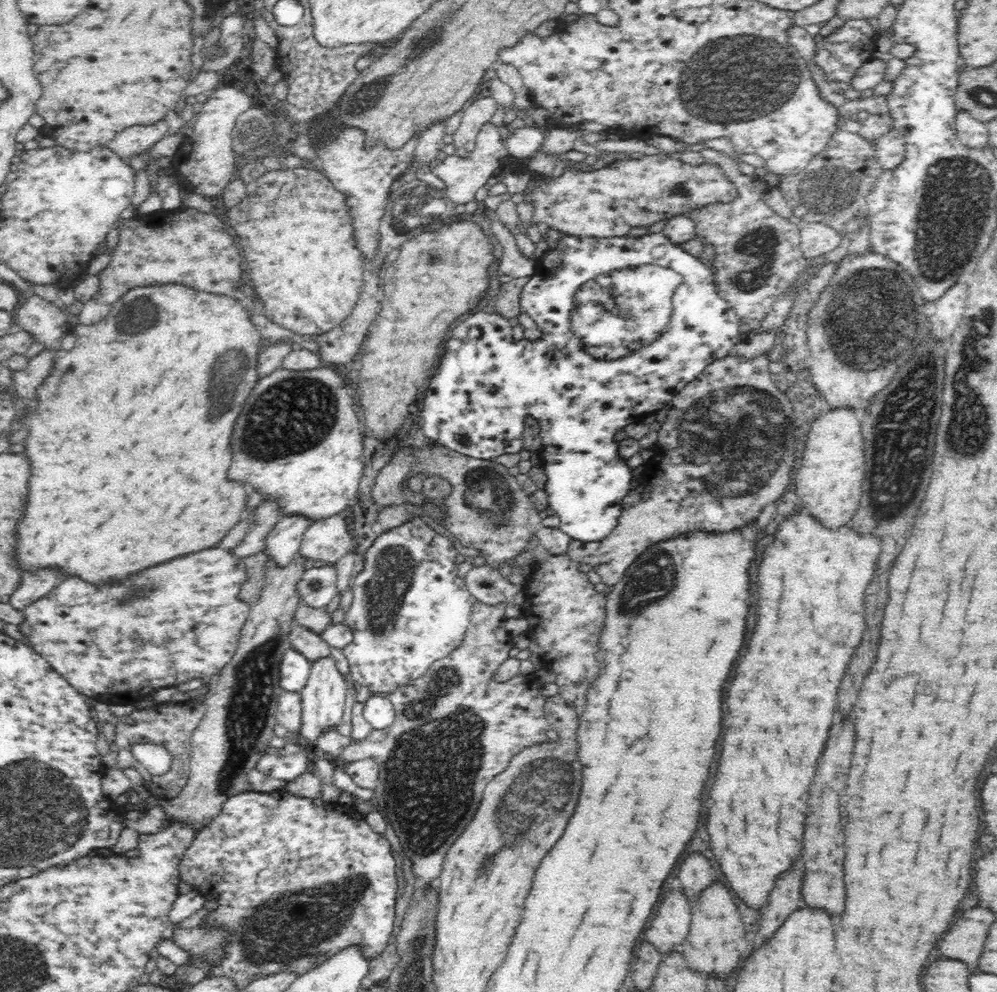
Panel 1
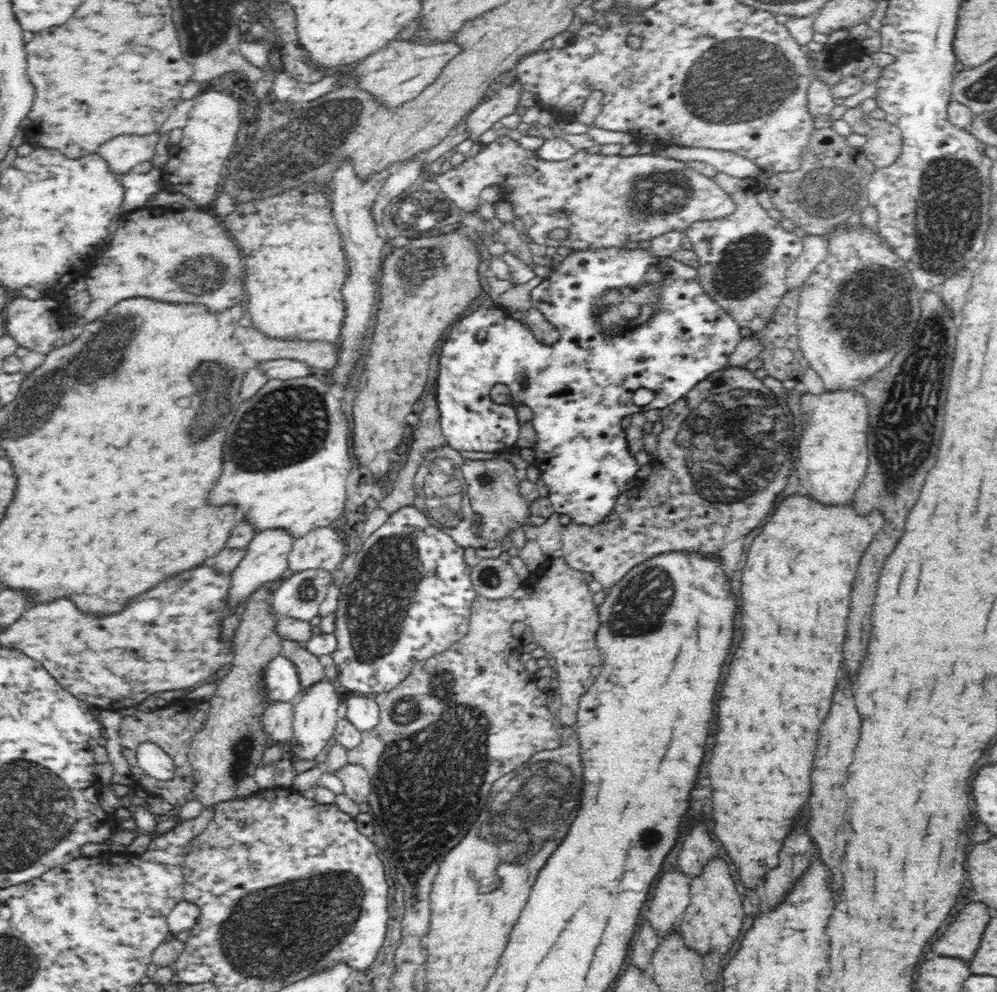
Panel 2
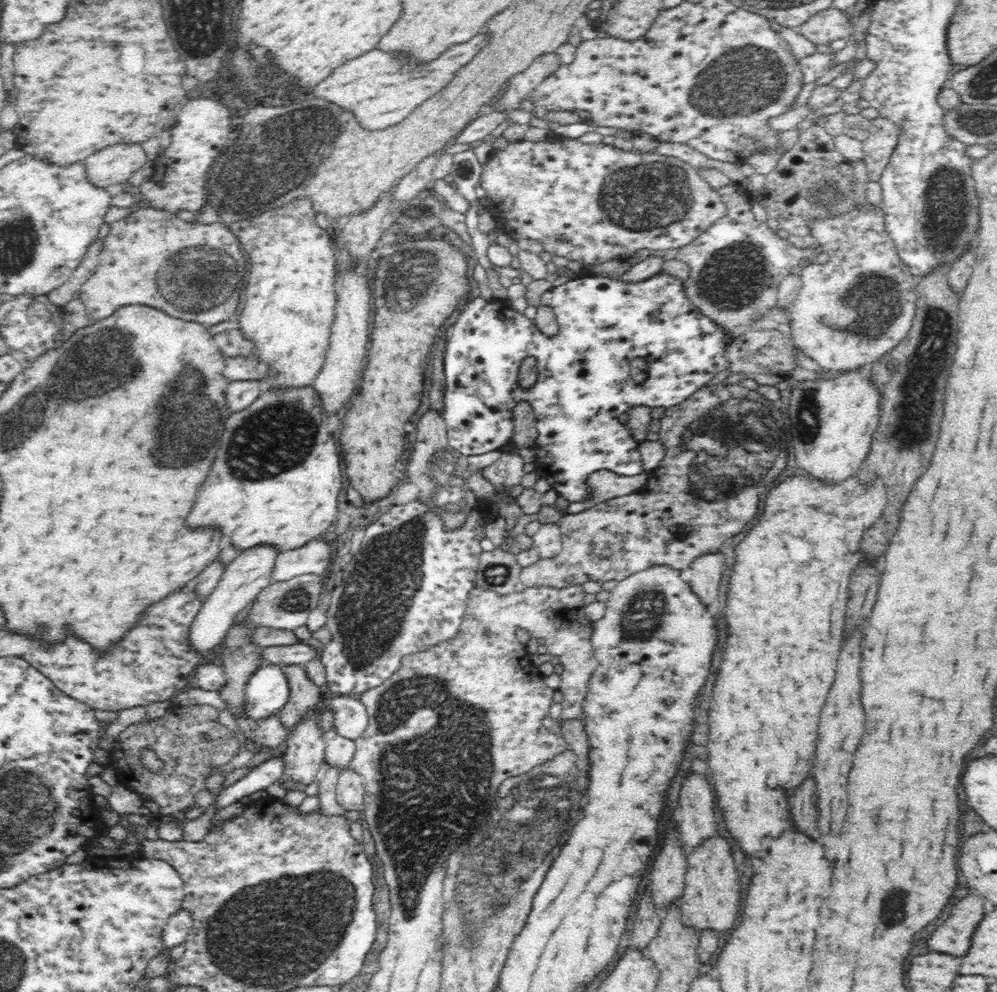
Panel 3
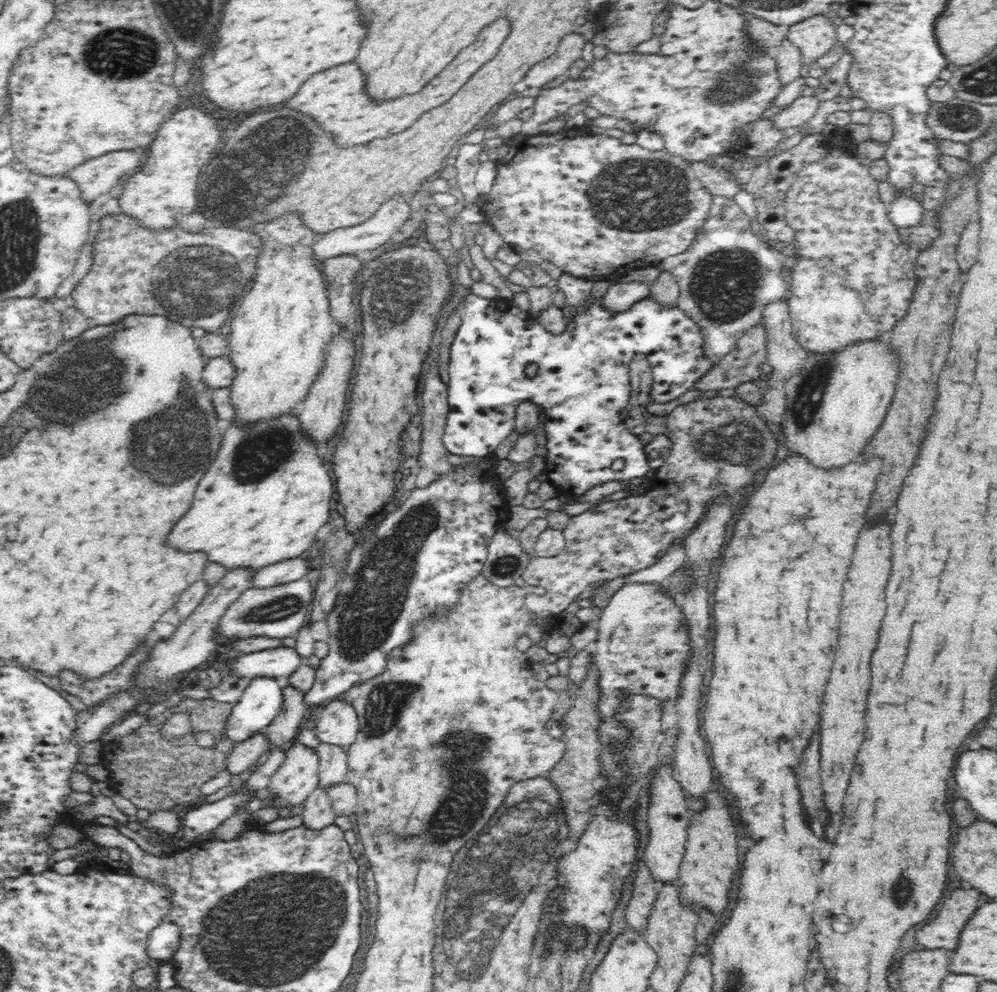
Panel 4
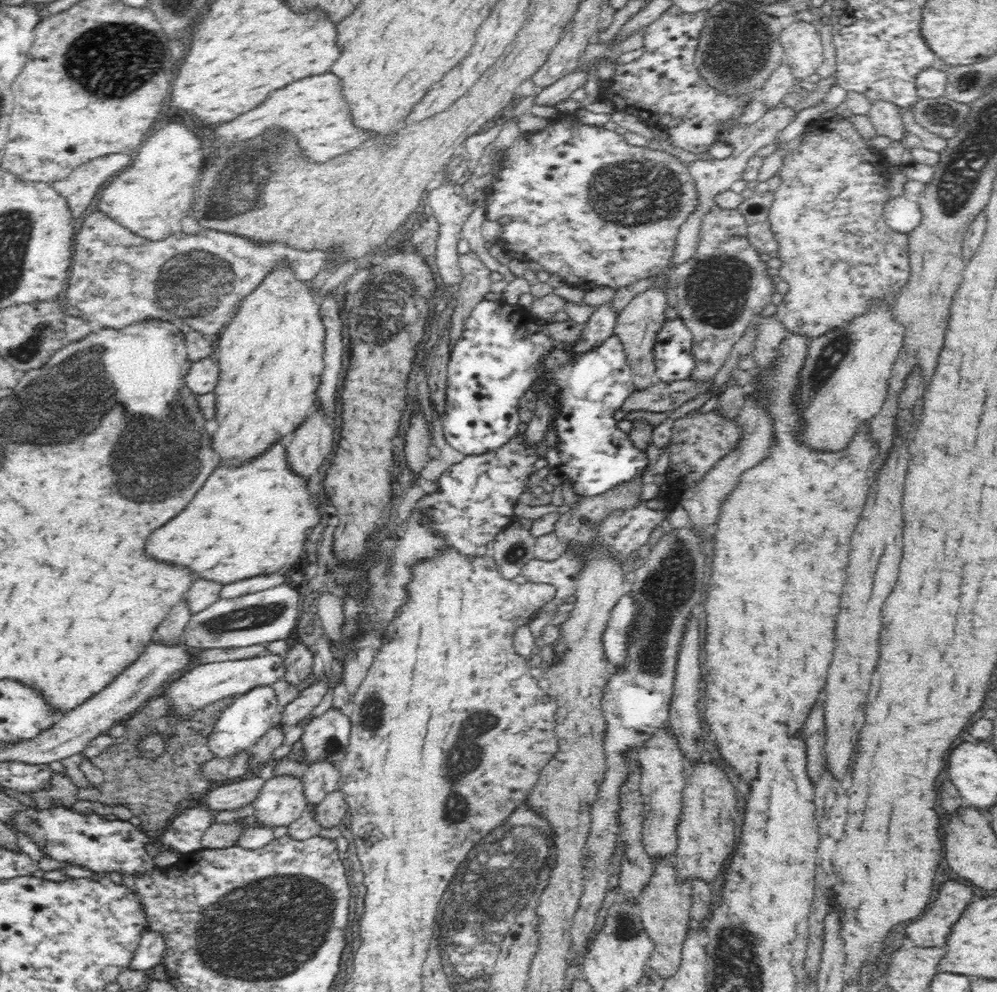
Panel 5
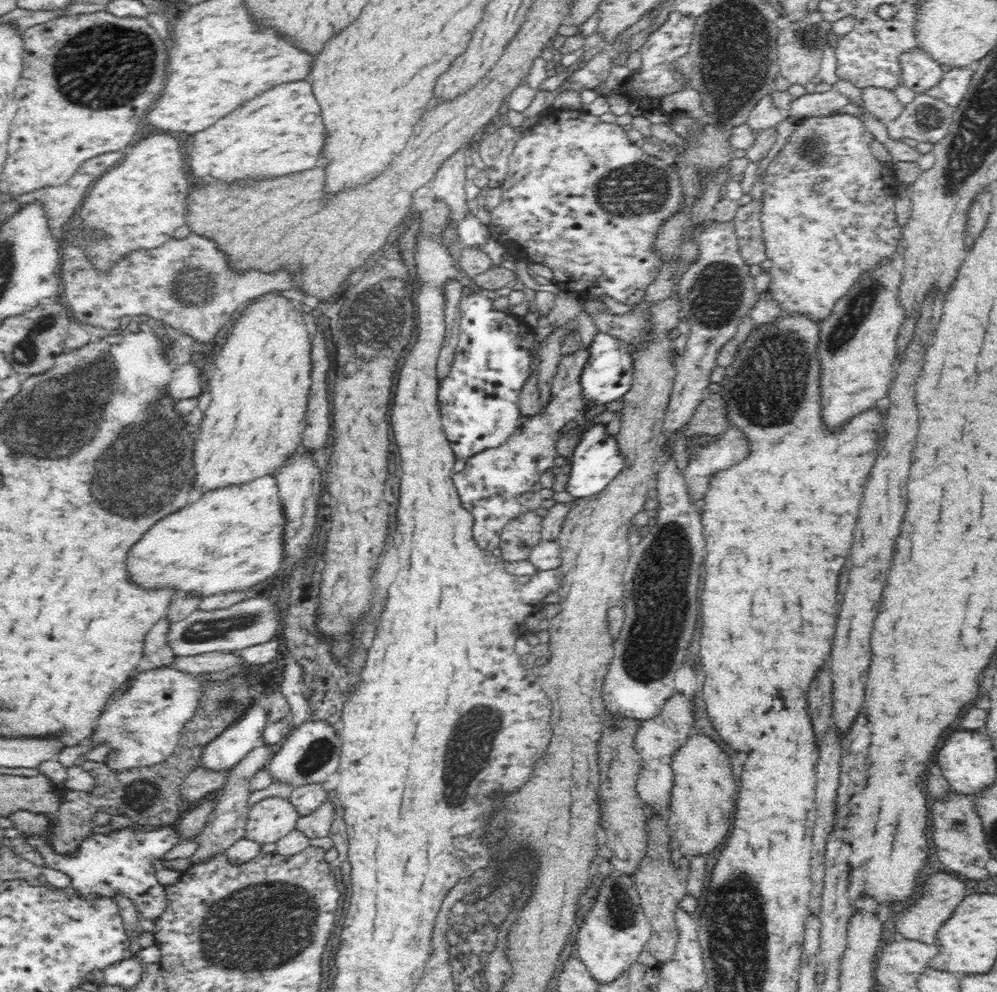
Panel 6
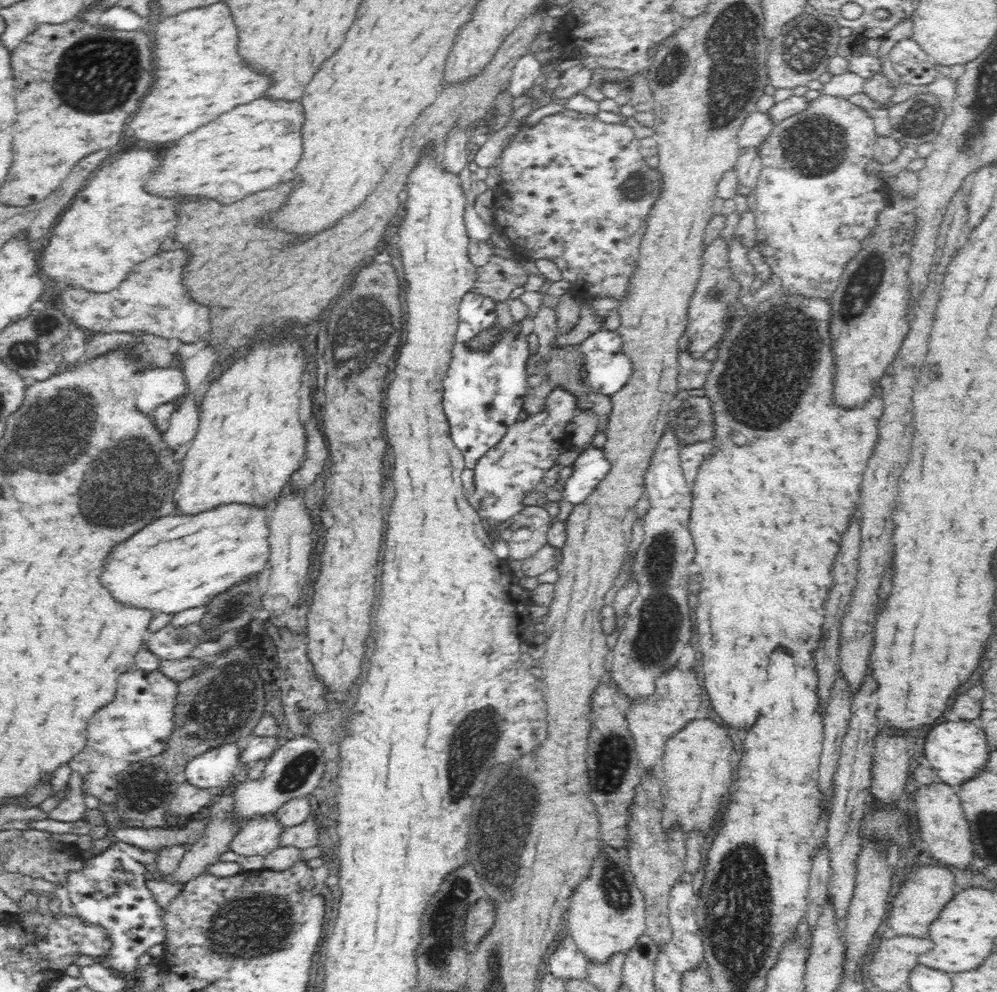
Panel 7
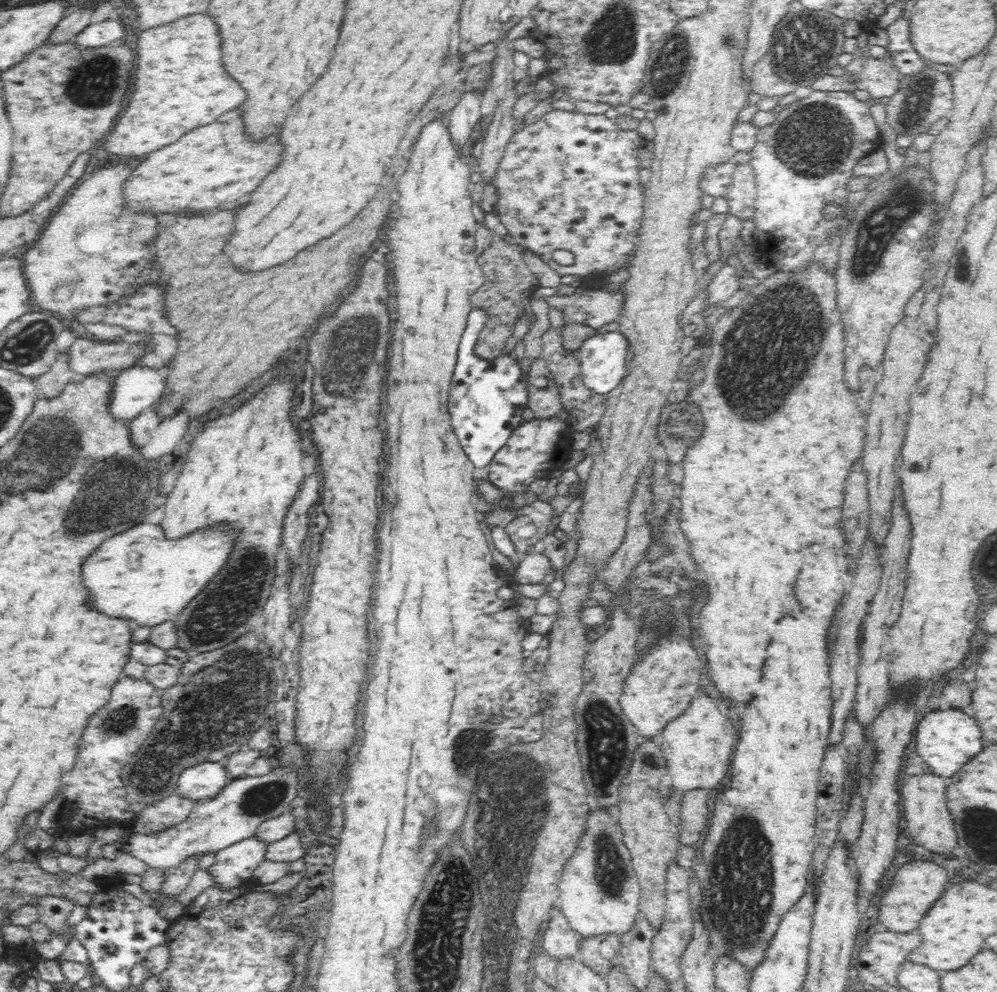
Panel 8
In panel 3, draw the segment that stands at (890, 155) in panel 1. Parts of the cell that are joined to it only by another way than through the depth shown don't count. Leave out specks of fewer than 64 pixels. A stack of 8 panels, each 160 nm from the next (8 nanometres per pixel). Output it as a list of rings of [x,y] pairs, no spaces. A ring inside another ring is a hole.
[[[877,117],[871,121],[870,134],[872,136],[863,140],[863,160],[868,172],[874,173],[874,178],[876,178],[886,168],[891,152],[898,144],[900,128],[886,117]]]

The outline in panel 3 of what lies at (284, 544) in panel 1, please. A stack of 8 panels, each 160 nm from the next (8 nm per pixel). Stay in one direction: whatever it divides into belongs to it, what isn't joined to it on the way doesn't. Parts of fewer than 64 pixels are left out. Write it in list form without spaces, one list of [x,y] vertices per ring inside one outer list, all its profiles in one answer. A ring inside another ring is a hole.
[[[260,544],[260,546],[252,546],[248,550],[240,551],[239,555],[226,566],[216,588],[199,608],[199,613],[196,614],[191,624],[189,644],[193,650],[209,655],[212,648],[216,648],[218,644],[224,642],[228,630],[236,620],[251,605],[256,596],[259,596],[260,591],[274,581],[273,568],[279,554],[280,552],[275,546]]]

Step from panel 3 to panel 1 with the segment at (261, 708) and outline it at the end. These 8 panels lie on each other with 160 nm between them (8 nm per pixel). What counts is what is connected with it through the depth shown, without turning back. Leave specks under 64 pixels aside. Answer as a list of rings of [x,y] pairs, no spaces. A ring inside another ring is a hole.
[[[290,648],[280,663],[280,686],[288,692],[301,692],[311,673],[311,664],[305,656]]]

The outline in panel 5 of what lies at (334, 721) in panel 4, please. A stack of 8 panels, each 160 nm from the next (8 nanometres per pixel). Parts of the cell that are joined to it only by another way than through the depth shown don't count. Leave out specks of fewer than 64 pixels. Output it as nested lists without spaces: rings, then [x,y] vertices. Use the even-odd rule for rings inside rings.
[[[333,707],[318,717],[307,719],[302,724],[299,738],[305,760],[300,762],[302,766],[305,768],[308,764],[320,760],[338,765],[350,744],[350,729],[348,716]]]

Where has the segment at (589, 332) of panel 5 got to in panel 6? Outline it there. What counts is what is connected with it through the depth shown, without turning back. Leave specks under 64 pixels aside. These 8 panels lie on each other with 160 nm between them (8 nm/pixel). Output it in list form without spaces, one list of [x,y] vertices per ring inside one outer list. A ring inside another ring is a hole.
[[[589,348],[576,350],[560,358],[558,372],[554,376],[550,402],[538,414],[519,425],[506,439],[504,444],[479,452],[466,461],[462,472],[453,475],[462,507],[472,513],[473,536],[478,547],[492,551],[498,548],[504,526],[522,512],[520,496],[532,492],[532,486],[538,482],[540,474],[552,469],[556,453],[556,442],[560,430],[567,430],[574,425],[574,418],[584,409],[584,395],[580,385],[580,374],[589,357]]]

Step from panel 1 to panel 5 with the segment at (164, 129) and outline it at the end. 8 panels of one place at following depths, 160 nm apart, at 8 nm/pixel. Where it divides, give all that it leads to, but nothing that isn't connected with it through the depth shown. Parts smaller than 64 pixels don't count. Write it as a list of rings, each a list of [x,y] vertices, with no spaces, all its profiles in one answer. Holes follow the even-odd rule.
[[[131,152],[108,154],[89,160],[76,167],[68,178],[51,183],[70,206],[71,217],[82,220],[90,202],[98,196],[100,188],[118,172],[132,164]]]

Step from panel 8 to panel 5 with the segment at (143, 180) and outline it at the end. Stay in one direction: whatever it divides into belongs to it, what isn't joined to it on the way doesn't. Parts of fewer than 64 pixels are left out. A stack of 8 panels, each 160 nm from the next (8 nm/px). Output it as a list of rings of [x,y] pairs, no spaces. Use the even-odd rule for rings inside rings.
[[[332,74],[310,76],[304,80],[296,80],[284,88],[278,88],[256,110],[244,112],[236,120],[220,124],[216,128],[214,138],[220,140],[224,148],[230,148],[236,142],[256,138],[264,132],[268,132],[270,128],[280,128],[280,130],[284,130],[284,134],[296,138],[296,142],[302,148],[302,156],[312,162],[318,162],[318,164],[326,162],[334,156],[340,156],[372,138],[370,134],[358,132],[352,126],[352,118],[348,114],[348,104],[344,102],[342,92],[340,92],[340,80]]]

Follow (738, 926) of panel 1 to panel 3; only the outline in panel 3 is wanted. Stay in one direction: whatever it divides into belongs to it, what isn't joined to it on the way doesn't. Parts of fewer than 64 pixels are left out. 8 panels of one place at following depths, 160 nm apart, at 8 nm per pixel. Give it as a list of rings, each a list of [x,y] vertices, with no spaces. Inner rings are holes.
[[[712,836],[691,850],[687,863],[684,894],[674,902],[682,913],[684,926],[698,932],[704,929],[729,932],[734,928],[740,912],[740,884],[730,842],[722,836]]]

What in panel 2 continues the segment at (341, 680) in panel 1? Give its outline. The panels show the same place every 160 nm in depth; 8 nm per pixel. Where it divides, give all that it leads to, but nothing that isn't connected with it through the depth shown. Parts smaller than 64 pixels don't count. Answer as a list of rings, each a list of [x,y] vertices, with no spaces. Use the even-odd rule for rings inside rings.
[[[327,679],[322,680],[322,682],[316,682],[316,684],[301,690],[299,696],[293,701],[293,707],[295,708],[293,735],[289,740],[289,743],[292,745],[290,752],[294,756],[293,761],[314,760],[318,754],[323,753],[330,737],[334,734],[334,729],[338,722],[336,710],[338,710],[342,700],[344,698],[336,695],[334,685],[327,681]]]

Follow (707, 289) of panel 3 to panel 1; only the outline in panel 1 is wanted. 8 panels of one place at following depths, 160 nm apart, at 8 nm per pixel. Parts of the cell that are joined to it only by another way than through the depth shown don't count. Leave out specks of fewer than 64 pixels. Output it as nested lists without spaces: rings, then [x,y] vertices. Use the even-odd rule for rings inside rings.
[[[719,166],[721,171],[728,177],[730,180],[734,180],[736,184],[744,184],[744,188],[738,188],[737,197],[732,200],[732,202],[728,202],[728,204],[724,204],[721,202],[714,202],[714,204],[706,204],[706,206],[694,210],[692,212],[692,219],[695,224],[695,236],[700,237],[705,244],[710,244],[710,246],[714,246],[716,250],[716,256],[713,259],[713,266],[716,269],[716,273],[713,274],[713,284],[715,290],[719,293],[724,300],[728,301],[728,304],[731,304],[731,308],[735,310],[736,316],[739,316],[740,319],[740,328],[751,328],[751,330],[759,330],[761,322],[764,320],[768,313],[772,309],[773,301],[777,299],[777,297],[785,292],[785,289],[789,286],[791,282],[793,282],[797,275],[807,266],[808,260],[804,258],[804,254],[800,248],[800,231],[799,226],[794,225],[790,221],[790,219],[782,218],[780,215],[777,215],[770,209],[770,206],[766,204],[764,201],[764,195],[771,188],[768,186],[768,183],[763,179],[758,177],[750,177],[746,180],[740,180],[740,172],[736,172],[736,168],[728,168],[728,172],[724,172],[724,166]]]

